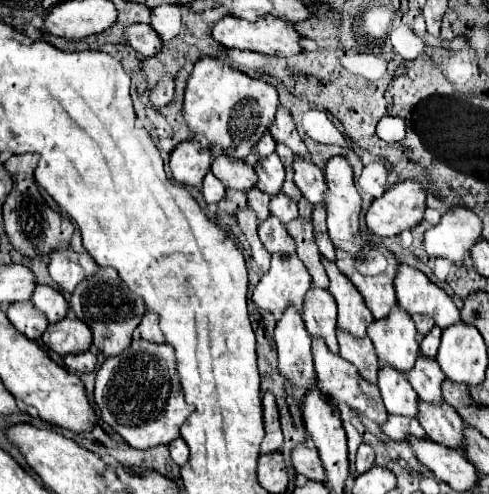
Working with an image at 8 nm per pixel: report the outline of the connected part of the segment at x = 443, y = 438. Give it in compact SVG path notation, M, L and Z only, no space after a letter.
M420 401L418 421L424 427L428 439L432 439L434 443L440 443L450 449L464 449L466 425L448 403L442 403L442 407L426 407L426 403Z

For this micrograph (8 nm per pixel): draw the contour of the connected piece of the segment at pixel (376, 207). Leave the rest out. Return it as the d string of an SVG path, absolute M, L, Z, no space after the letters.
M402 181L390 187L382 197L372 201L370 209L366 211L366 227L370 233L378 237L396 237L406 229L414 229L422 221L424 209L426 209L426 195L422 187L418 187L418 183Z

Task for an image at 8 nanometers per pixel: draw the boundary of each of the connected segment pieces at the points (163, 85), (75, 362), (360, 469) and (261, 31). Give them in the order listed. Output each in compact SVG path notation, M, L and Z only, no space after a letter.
M162 77L158 81L158 85L154 87L154 91L150 93L150 101L156 109L166 107L174 97L174 79L172 77Z
M86 351L78 355L66 355L64 363L74 373L92 373L96 369L96 353Z
M362 443L360 447L358 447L358 453L356 453L356 473L358 475L362 475L362 473L366 473L372 465L374 465L374 449L370 447L370 445L366 445L366 443Z
M266 15L260 17L256 21L246 21L246 19L234 19L234 17L222 17L220 21L216 21L212 25L212 37L224 45L224 47L234 47L240 51L256 51L256 53L264 53L264 55L276 55L276 57L290 57L300 53L300 45L298 45L298 33L292 29L290 21Z

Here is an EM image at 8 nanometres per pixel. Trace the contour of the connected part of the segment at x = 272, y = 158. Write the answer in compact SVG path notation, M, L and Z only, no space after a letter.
M276 153L268 155L266 159L258 161L256 167L256 175L258 175L258 183L256 187L264 193L268 193L270 197L278 195L282 191L282 183L284 183L284 167L282 161Z

